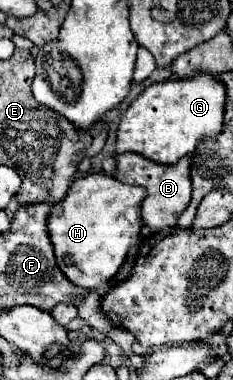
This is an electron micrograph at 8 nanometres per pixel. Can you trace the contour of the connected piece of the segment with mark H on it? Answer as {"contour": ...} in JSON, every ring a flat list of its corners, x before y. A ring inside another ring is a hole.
{"contour":[[88,174,70,184,68,196,52,206,48,230,52,236,60,270,76,286,98,288,114,278,128,256,130,246,142,238,140,204,146,198,146,188,128,186,110,174]]}

